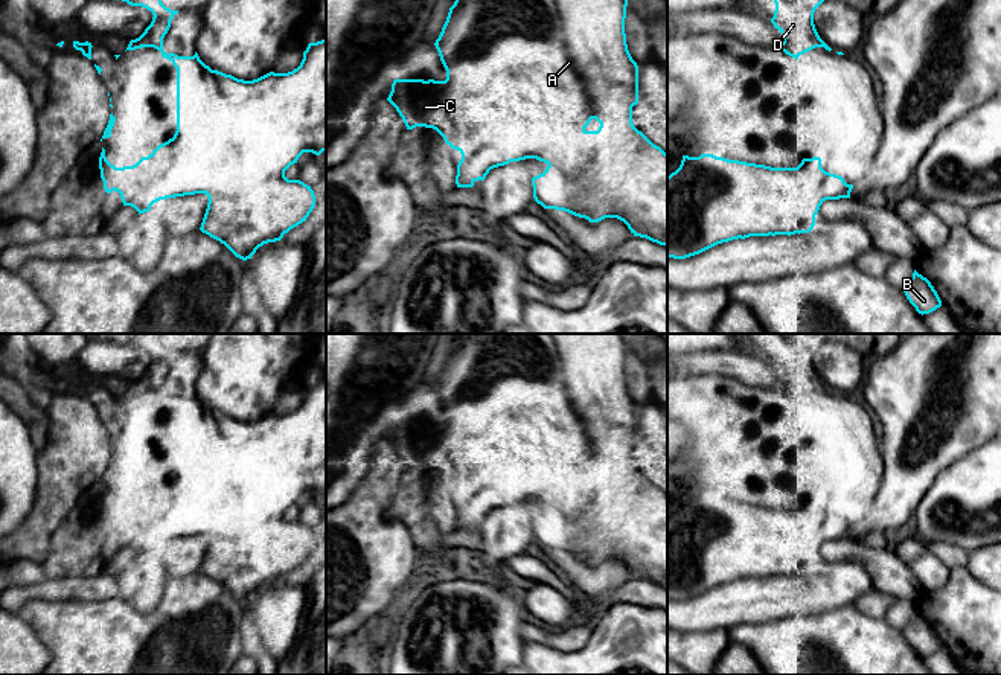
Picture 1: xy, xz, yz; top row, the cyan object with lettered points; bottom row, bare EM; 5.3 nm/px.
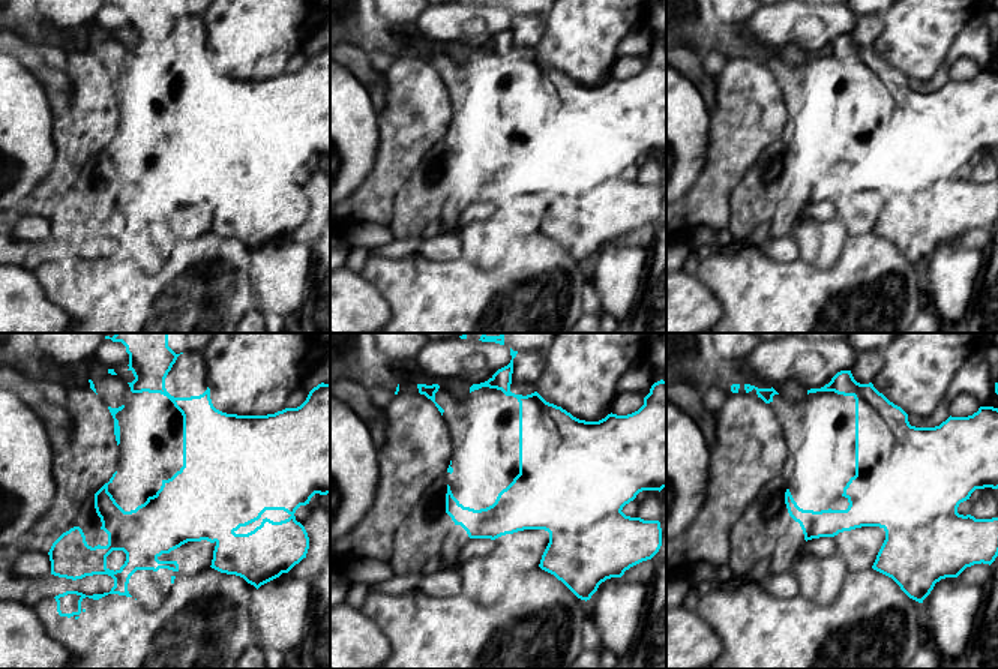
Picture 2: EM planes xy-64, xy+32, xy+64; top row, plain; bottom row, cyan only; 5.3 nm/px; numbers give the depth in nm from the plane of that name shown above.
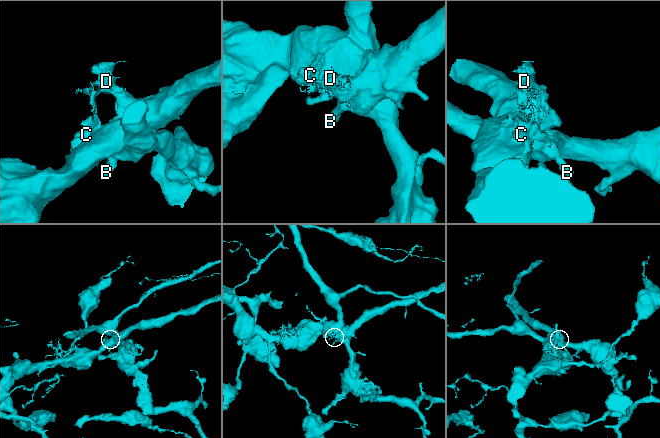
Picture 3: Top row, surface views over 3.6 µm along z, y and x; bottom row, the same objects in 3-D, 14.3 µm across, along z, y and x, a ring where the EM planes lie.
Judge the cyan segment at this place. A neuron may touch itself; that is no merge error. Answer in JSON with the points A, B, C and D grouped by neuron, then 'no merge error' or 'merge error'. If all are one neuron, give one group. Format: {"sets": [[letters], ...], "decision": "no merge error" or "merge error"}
{"sets": [["A"], ["B", "C", "D"]], "decision": "merge error"}

